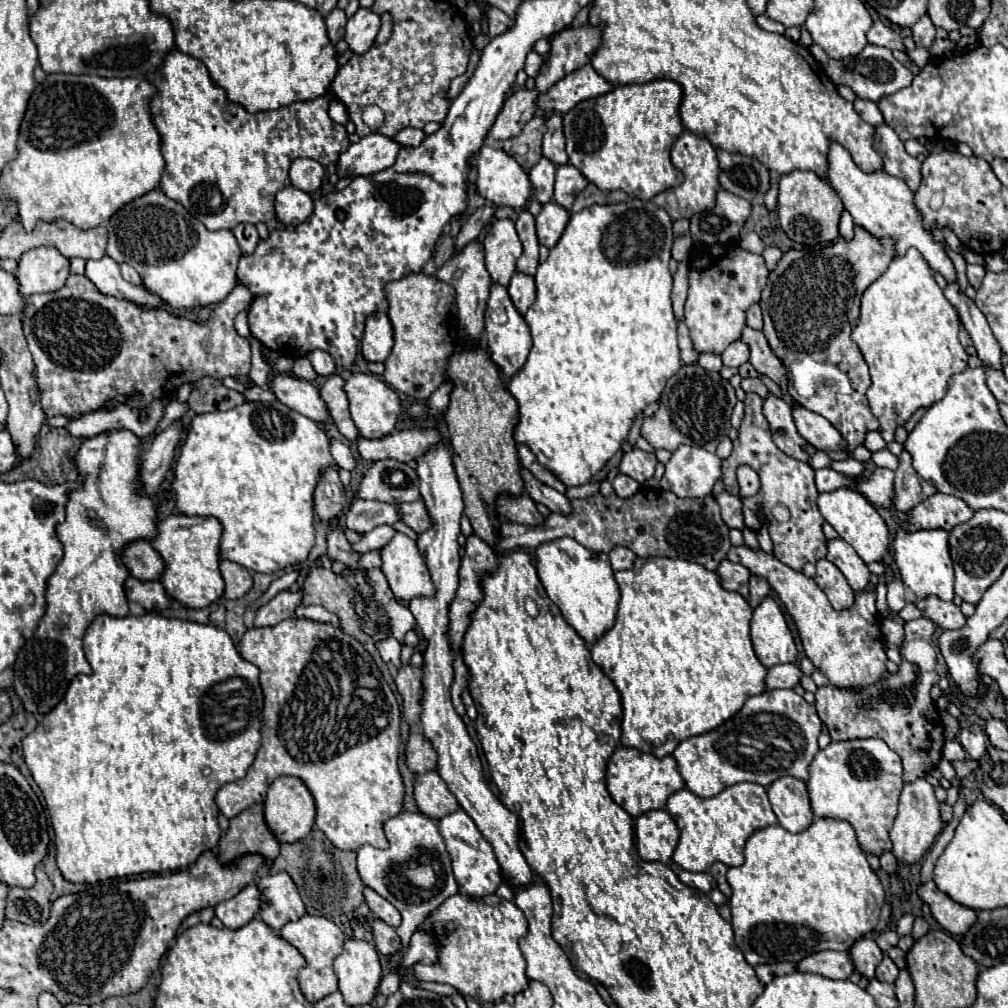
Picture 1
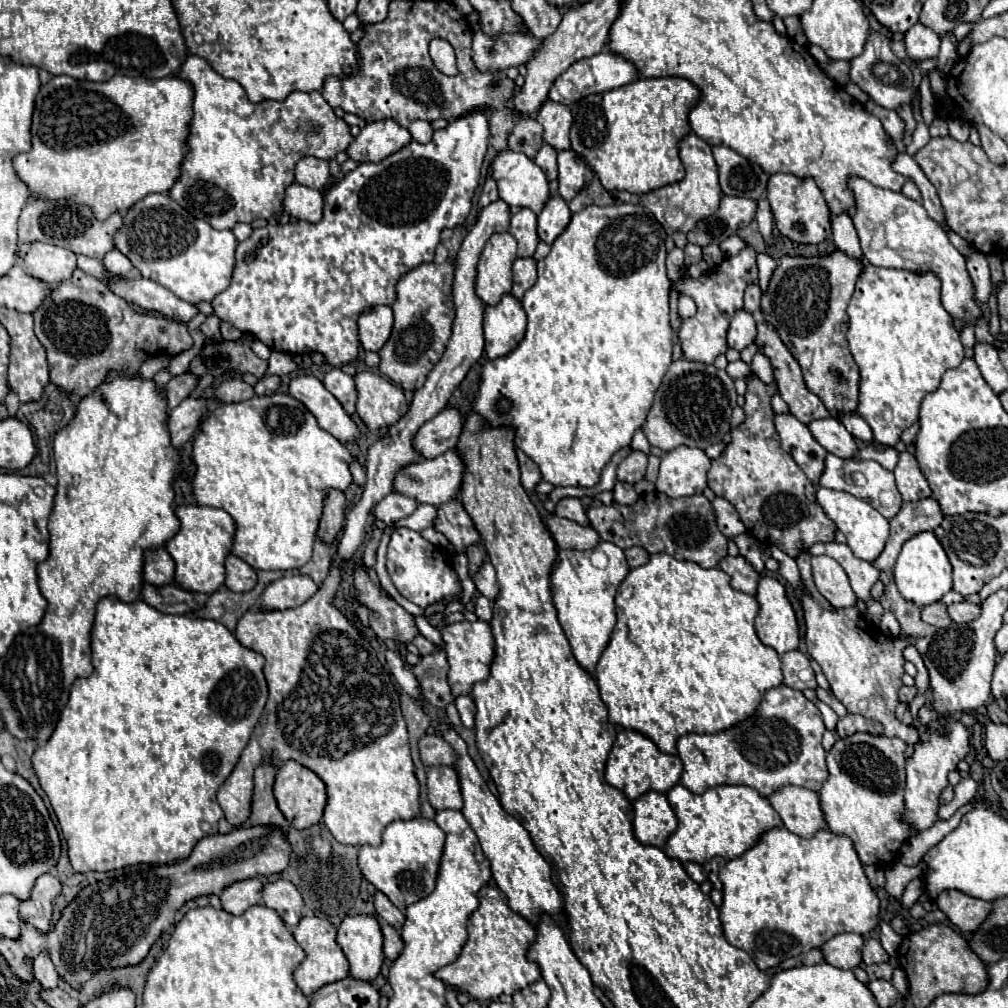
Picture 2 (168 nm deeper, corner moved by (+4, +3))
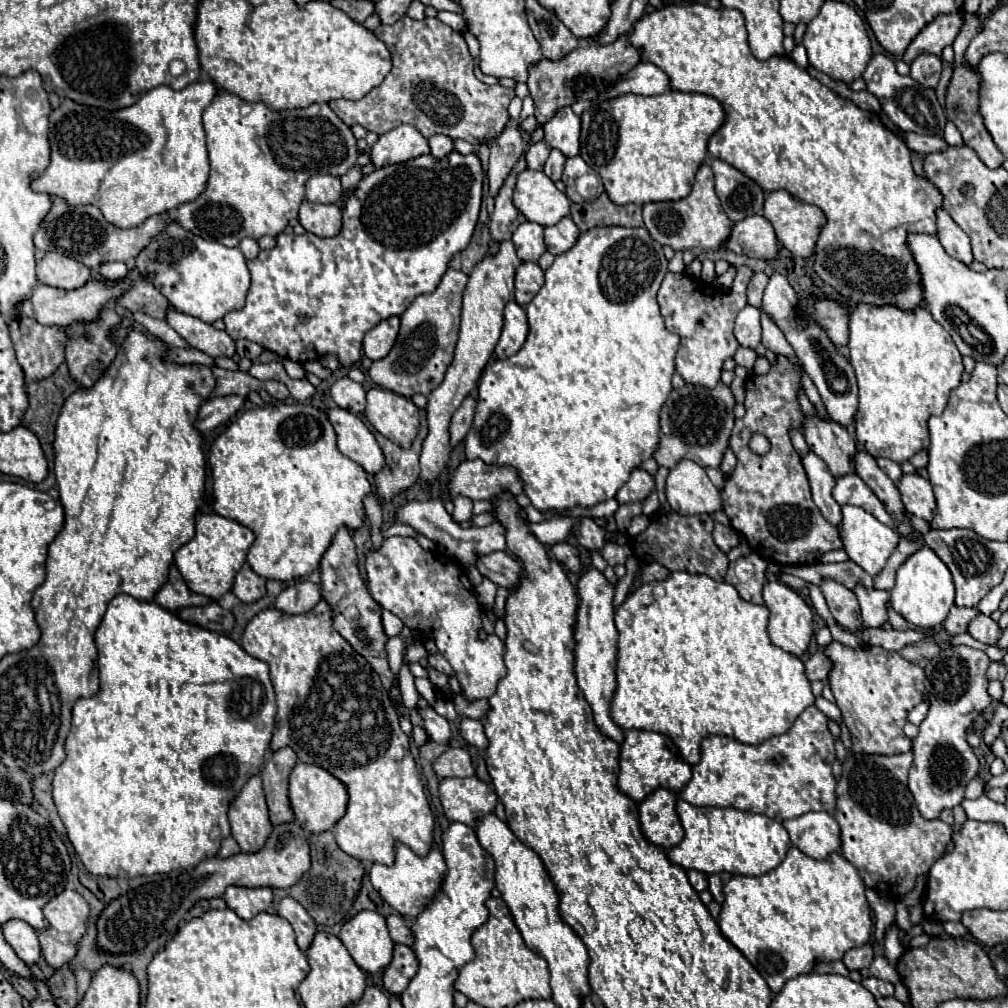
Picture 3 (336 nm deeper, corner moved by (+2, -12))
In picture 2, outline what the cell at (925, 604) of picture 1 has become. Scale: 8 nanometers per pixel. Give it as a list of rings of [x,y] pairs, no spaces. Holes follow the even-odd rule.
[[[962,602],[962,604],[950,604],[948,606],[948,612],[950,612],[950,618],[958,624],[966,624],[966,622],[972,622],[980,616],[980,606],[978,604],[972,604],[972,602]]]

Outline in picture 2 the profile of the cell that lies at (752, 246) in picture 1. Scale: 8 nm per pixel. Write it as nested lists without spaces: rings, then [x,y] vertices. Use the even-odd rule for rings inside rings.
[[[730,236],[728,240],[724,240],[720,244],[720,250],[722,250],[724,256],[736,256],[742,248],[746,248],[746,242],[742,238],[738,238],[738,236]]]

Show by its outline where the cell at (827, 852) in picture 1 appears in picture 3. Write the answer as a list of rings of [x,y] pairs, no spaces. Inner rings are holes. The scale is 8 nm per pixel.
[[[790,847],[784,861],[760,877],[734,875],[724,885],[724,905],[718,915],[722,935],[756,967],[768,987],[778,993],[788,979],[810,973],[816,961],[838,961],[848,949],[862,947],[872,937],[872,911],[864,895],[866,887],[856,867],[842,857],[830,853],[826,859],[812,859],[800,849]]]

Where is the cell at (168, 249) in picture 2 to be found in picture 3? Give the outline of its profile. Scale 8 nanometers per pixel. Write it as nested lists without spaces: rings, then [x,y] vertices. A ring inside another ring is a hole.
[[[176,221],[166,223],[162,233],[152,237],[148,247],[144,247],[144,251],[140,251],[138,257],[134,259],[134,269],[140,271],[140,275],[144,275],[144,279],[150,281],[168,299],[168,303],[172,303],[174,309],[186,315],[192,315],[196,319],[202,319],[204,323],[214,323],[216,319],[222,319],[228,311],[242,309],[248,287],[250,287],[250,273],[246,267],[246,259],[238,247],[230,249],[230,247],[224,247],[222,243],[206,241],[186,231]]]

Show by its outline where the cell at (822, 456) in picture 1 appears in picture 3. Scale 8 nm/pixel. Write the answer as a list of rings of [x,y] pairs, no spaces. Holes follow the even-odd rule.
[[[874,457],[876,459],[876,465],[896,483],[900,477],[902,477],[902,469],[900,469],[900,465],[896,463],[896,461],[890,461],[890,459],[886,459],[886,457]]]

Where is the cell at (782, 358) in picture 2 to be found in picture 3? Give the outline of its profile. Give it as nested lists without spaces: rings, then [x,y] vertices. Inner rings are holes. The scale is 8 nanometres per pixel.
[[[806,415],[802,423],[802,435],[808,447],[828,465],[834,477],[854,471],[852,455],[856,453],[856,443],[848,431],[832,419],[820,419],[820,415]]]

